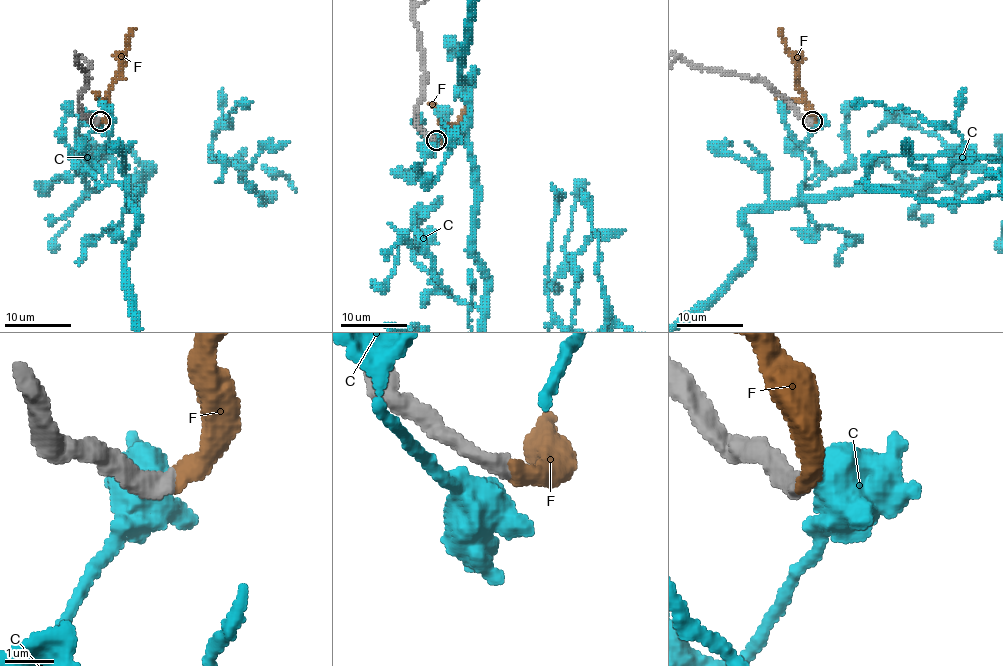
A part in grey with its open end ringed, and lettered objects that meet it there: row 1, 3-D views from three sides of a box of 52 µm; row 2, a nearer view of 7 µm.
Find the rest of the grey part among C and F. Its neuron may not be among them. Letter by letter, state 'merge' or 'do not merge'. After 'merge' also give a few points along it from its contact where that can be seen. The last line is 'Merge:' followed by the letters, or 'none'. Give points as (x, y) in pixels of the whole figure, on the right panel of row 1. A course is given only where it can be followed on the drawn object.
C: do not merge
F: merge; it runs (811, 121), (806, 94), (799, 86), (796, 61), (784, 42), (781, 27)
Merge: F

